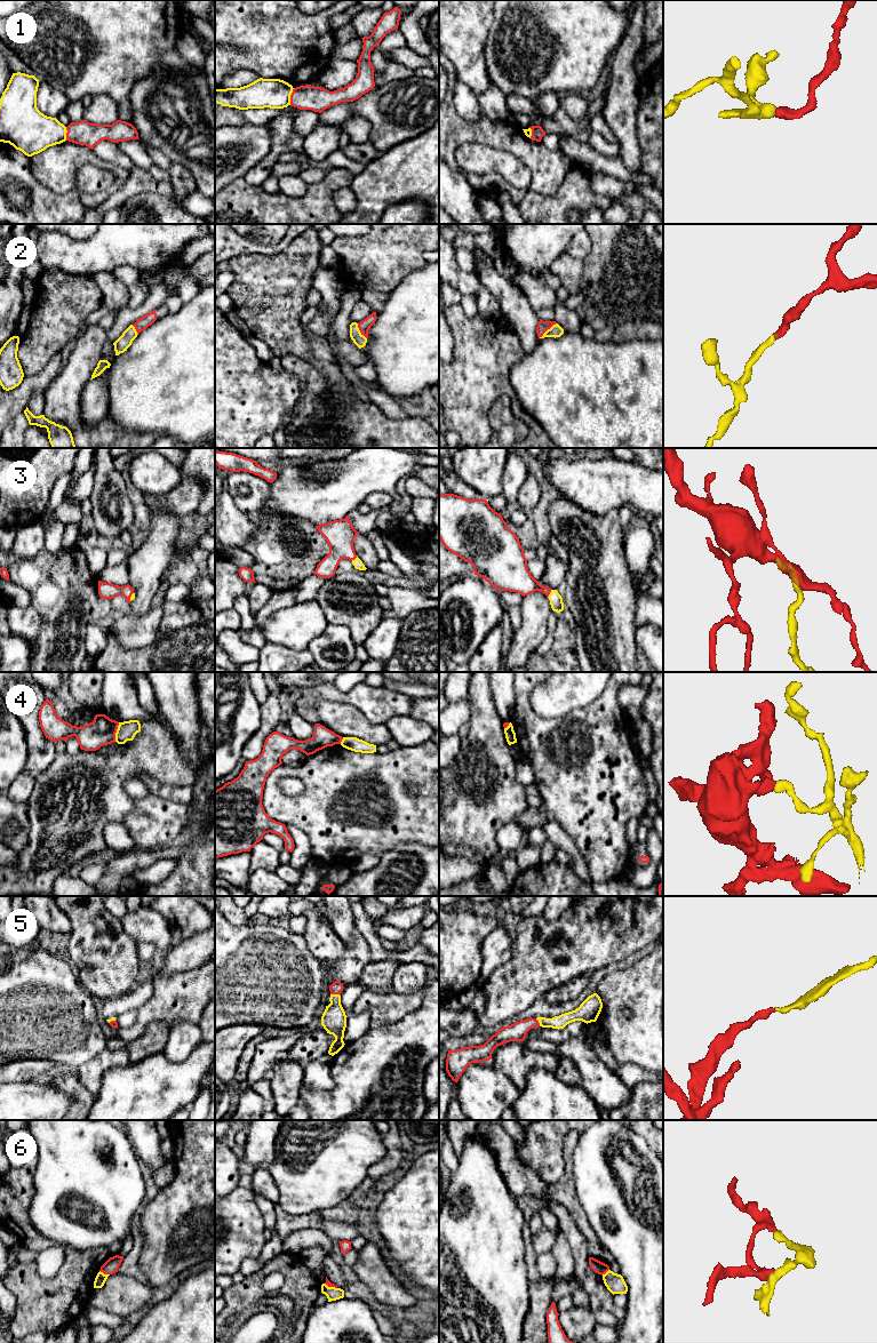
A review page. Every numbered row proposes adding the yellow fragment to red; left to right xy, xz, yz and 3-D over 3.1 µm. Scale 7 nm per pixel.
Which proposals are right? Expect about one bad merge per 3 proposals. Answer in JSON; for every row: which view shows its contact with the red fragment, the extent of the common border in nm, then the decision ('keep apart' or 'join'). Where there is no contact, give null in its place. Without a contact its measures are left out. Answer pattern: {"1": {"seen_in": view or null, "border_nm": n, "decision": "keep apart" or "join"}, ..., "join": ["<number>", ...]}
{"1": {"seen_in": "xz", "border_nm": 120, "decision": "keep apart"}, "2": {"seen_in": "yz", "border_nm": 170, "decision": "join"}, "3": {"seen_in": "yz", "border_nm": 70, "decision": "join"}, "4": {"seen_in": "xy", "border_nm": 140, "decision": "keep apart"}, "5": {"seen_in": "xz", "border_nm": 60, "decision": "join"}, "6": {"seen_in": "xy", "border_nm": 80, "decision": "keep apart"}, "join": ["2", "3", "5"]}

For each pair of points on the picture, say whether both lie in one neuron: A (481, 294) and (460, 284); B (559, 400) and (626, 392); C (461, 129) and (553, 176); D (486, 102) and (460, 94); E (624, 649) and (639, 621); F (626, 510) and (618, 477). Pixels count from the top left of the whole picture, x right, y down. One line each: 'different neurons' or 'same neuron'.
A: same neuron
B: same neuron
C: same neuron
D: different neurons
E: different neurons
F: different neurons

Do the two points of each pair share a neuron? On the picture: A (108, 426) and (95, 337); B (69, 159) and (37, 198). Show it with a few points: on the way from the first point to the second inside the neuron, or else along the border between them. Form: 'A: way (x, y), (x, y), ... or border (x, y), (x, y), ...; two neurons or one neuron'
A: way (79, 425), (72, 418), (72, 377), (79, 366); one neuron
B: border (31, 165), (31, 174), (52, 191), (72, 191); two neurons

